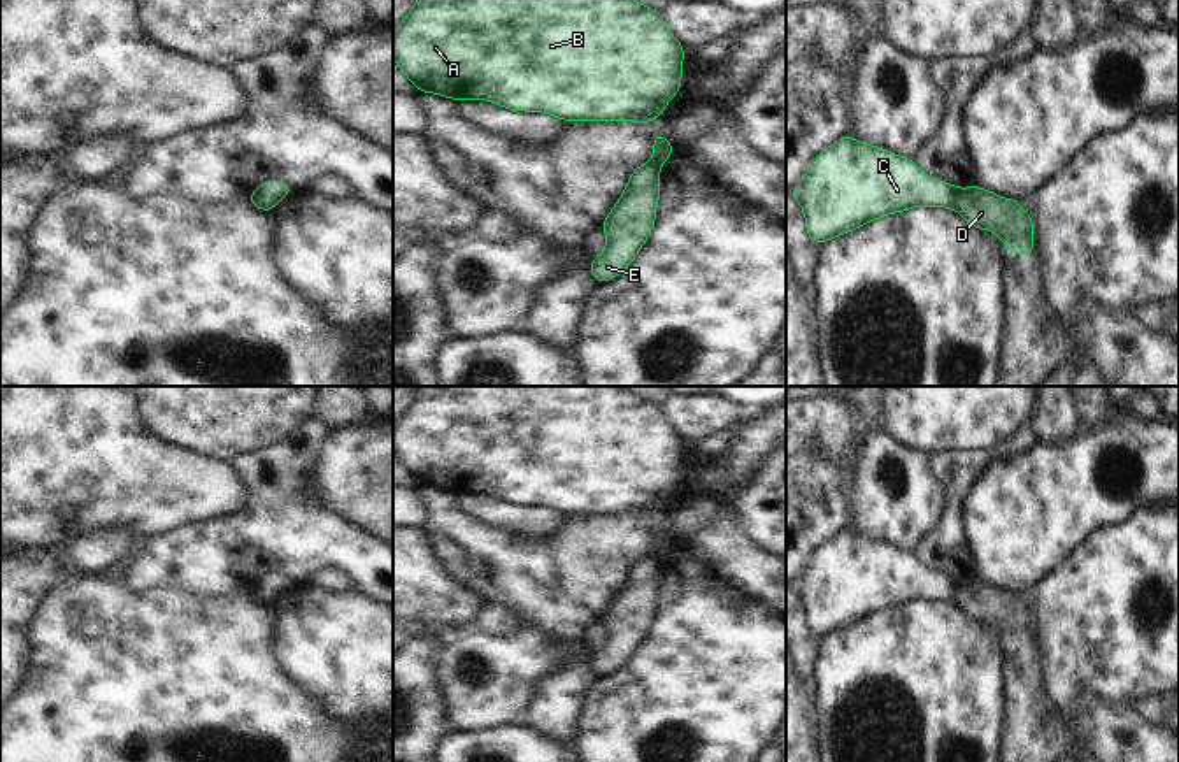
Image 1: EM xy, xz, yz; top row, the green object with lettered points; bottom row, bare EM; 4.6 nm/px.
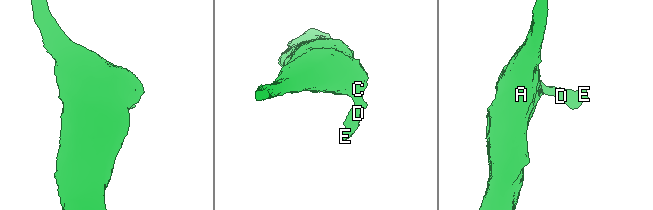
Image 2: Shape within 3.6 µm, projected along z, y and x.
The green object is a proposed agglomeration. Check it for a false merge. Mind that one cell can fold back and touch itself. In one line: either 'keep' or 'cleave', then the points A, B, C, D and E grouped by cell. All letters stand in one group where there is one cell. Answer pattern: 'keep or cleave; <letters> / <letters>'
cleave; A B C / D E

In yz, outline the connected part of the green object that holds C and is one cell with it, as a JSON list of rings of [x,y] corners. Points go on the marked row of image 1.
[[[842,135],[811,162],[805,177],[790,191],[805,214],[805,234],[816,244],[854,232],[891,212],[918,205],[954,209],[960,188],[926,176],[912,158]]]

